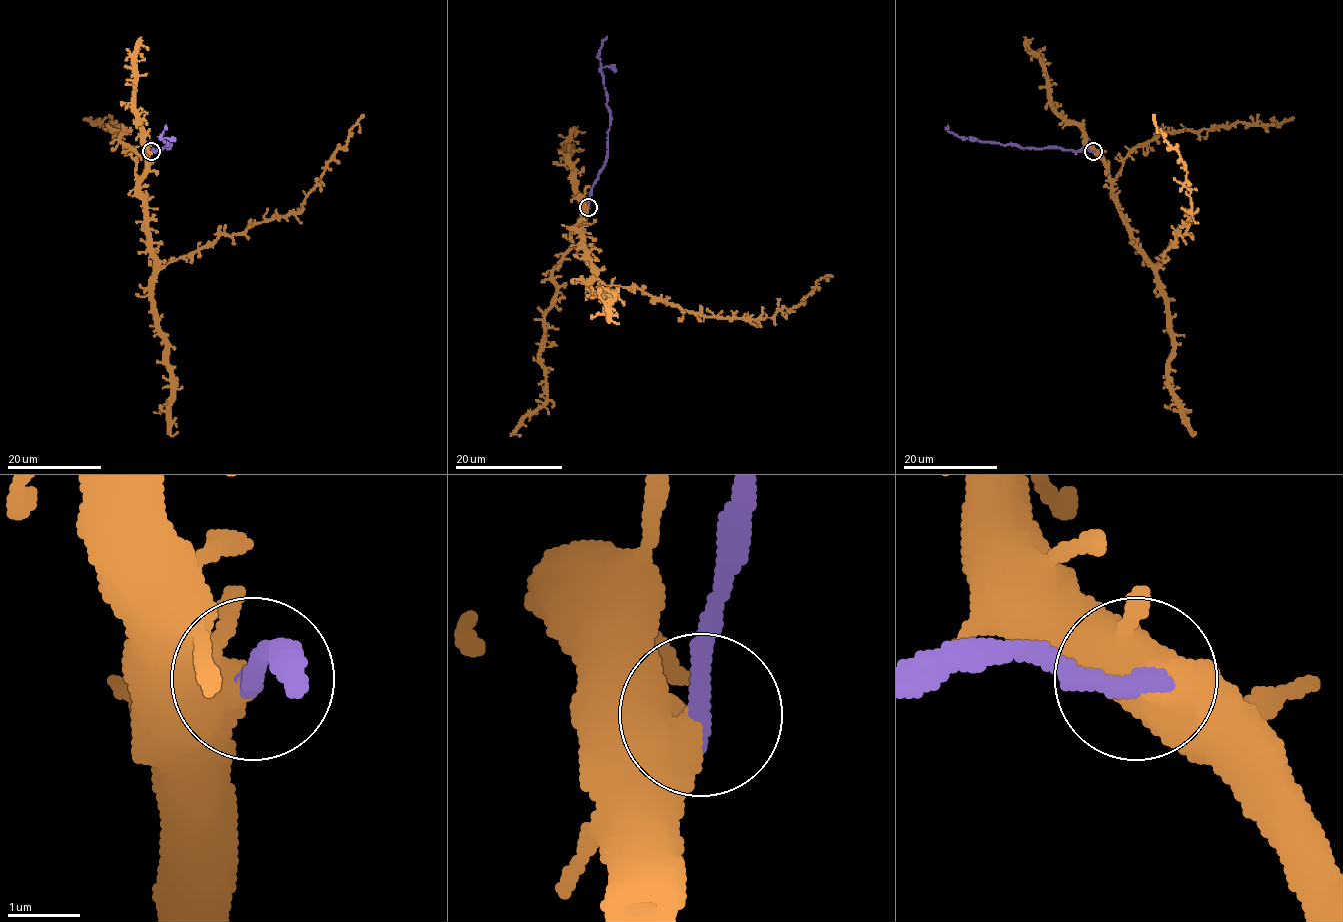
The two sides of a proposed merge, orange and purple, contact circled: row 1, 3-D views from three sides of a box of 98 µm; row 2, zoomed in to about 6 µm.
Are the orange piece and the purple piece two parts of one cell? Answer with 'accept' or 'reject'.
reject

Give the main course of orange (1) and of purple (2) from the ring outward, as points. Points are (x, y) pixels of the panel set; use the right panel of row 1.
1: (1094, 150), (1129, 236), (1157, 268), (1184, 234), (1191, 214), (1185, 163), (1153, 114)
2: (1094, 150), (1000, 145), (958, 136), (948, 132), (947, 125)

